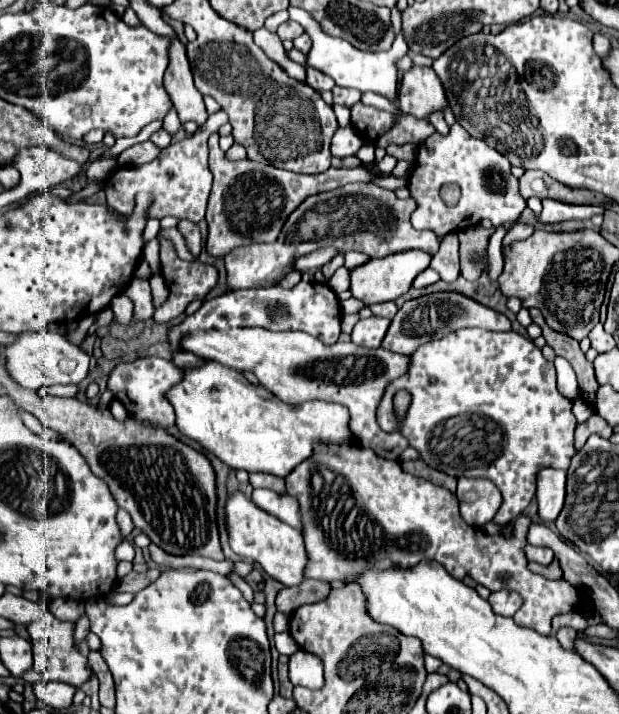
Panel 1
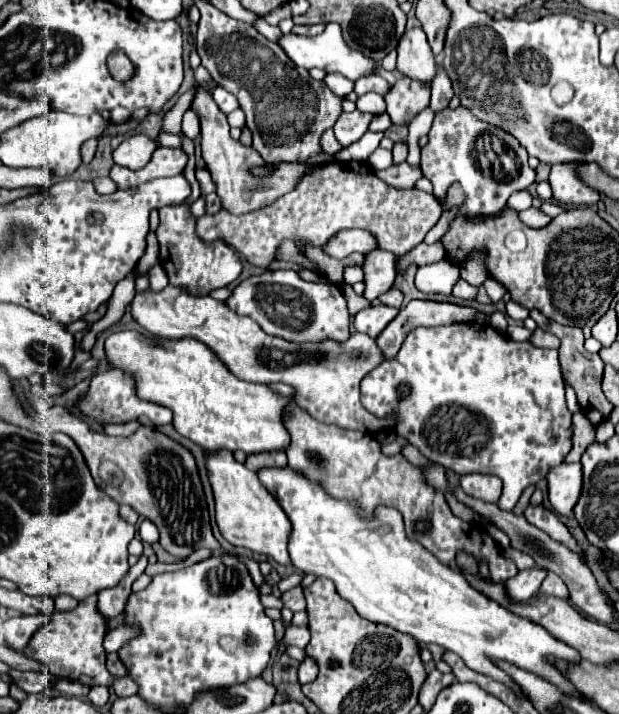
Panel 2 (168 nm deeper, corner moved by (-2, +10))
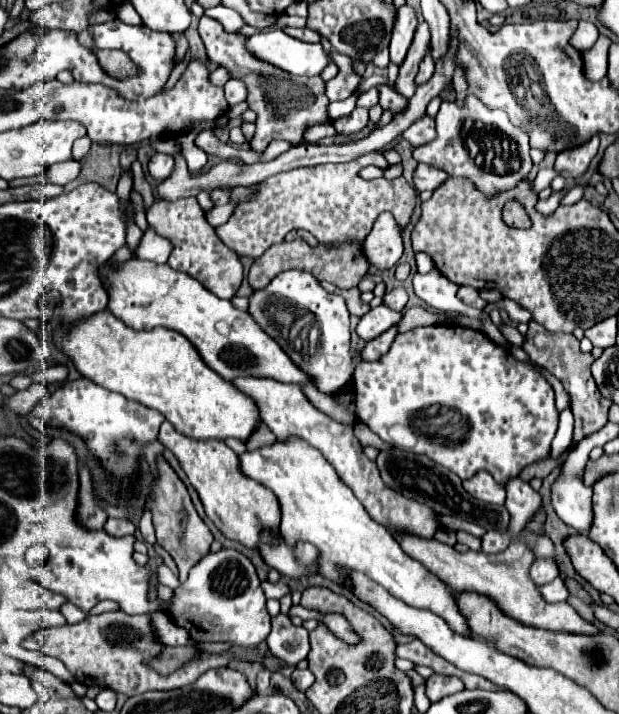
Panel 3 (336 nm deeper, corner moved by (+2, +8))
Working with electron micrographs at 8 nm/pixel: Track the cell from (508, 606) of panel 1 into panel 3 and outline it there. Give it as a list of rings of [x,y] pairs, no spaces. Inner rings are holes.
[[[535,560],[535,562],[531,564],[529,578],[531,578],[537,586],[549,584],[549,582],[553,582],[557,576],[559,576],[559,568],[557,568],[555,562],[551,562],[551,560]]]

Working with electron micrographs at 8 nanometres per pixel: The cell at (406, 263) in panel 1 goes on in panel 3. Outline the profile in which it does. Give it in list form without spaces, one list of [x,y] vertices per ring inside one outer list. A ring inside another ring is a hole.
[[[549,168],[549,170],[541,170],[541,174],[537,174],[537,178],[531,182],[531,190],[535,192],[541,192],[543,188],[549,186],[549,182],[555,178],[555,170]]]

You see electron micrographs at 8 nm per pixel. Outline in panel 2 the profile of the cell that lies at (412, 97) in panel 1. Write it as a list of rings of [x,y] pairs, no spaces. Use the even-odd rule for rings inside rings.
[[[411,28],[397,44],[397,70],[413,80],[431,82],[437,74],[435,56],[421,28]]]

